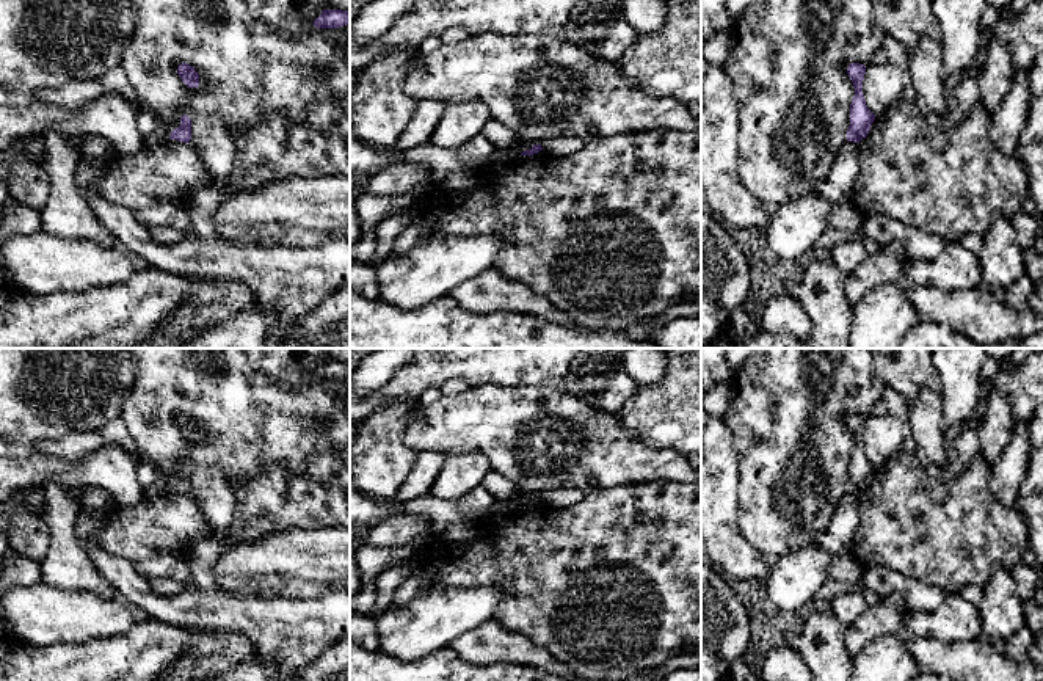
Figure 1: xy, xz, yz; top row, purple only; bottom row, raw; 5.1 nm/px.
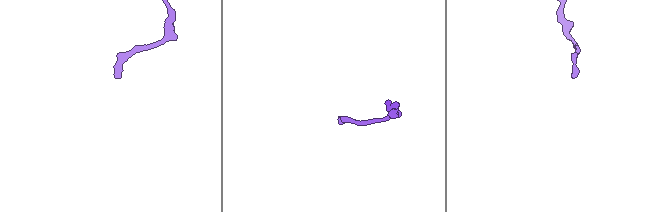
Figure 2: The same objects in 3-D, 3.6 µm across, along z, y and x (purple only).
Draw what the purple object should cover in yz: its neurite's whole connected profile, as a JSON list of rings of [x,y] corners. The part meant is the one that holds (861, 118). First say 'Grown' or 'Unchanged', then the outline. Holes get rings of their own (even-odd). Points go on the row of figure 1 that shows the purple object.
Unchanged. [[[852,63],[847,67],[847,74],[853,83],[855,96],[850,104],[850,126],[847,130],[847,141],[859,143],[867,137],[875,115],[867,108],[863,94],[863,80],[866,74],[866,66],[859,63]]]

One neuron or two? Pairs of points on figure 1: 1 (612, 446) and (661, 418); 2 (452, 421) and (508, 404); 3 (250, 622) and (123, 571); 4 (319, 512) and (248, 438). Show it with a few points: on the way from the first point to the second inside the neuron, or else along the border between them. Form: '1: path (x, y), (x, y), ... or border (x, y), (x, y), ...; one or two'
1: border (617, 415), (646, 444), (667, 449); two
2: path (466, 421), (491, 421), (494, 418); one
3: path (218, 611), (168, 609), (152, 603); one
4: border (311, 457), (303, 469), (267, 466), (242, 484); two

